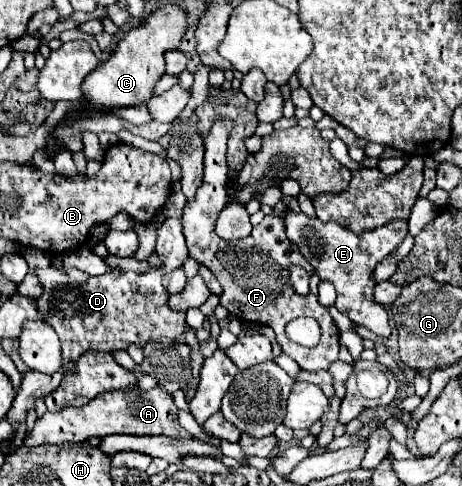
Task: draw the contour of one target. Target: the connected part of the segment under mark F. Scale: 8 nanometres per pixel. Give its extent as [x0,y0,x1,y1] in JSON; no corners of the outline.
[181,121,339,371]

